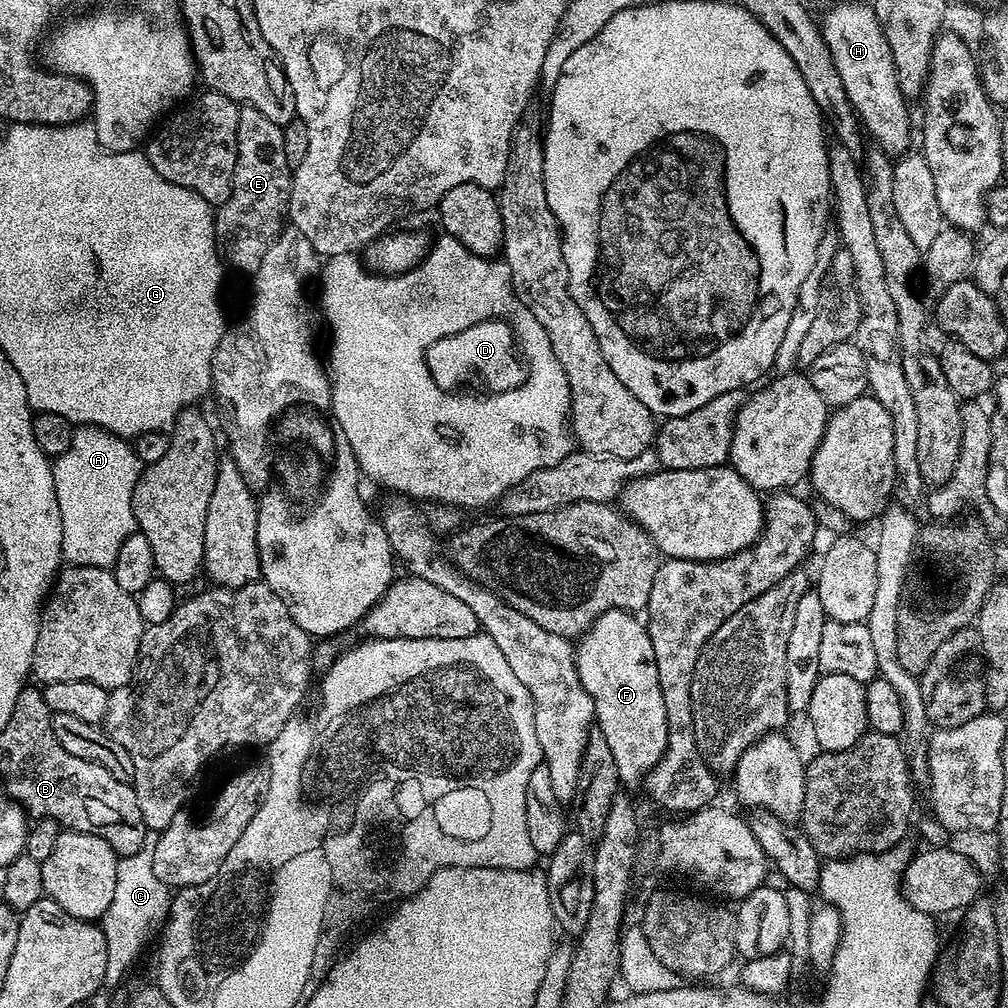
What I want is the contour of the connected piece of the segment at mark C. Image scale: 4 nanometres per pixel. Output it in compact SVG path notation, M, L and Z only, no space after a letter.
M149 829L143 838L143 846L134 855L121 857L118 861L118 873L115 878L113 901L101 917L100 925L103 937L106 938L106 974L104 985L107 989L116 987L124 978L126 972L139 954L144 940L147 938L154 923L167 919L171 904L171 889L160 882L153 872L151 857L157 846L160 832Z

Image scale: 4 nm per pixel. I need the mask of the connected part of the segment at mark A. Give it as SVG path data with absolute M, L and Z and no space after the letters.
M91 426L73 431L69 448L52 466L62 514L63 559L69 565L111 569L120 541L137 531L132 495L141 471L135 447L125 437Z

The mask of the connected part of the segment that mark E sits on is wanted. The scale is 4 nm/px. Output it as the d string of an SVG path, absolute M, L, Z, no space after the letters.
M251 106L241 107L236 133L238 134L238 158L234 162L232 193L230 198L226 198L224 204L215 209L216 239L222 249L222 256L227 267L251 274L258 270L258 266L262 266L262 258L266 258L266 250L270 250L270 246L278 238L280 231L286 227L294 169L286 164L283 127L270 122L270 118L262 114L262 110L254 110Z

